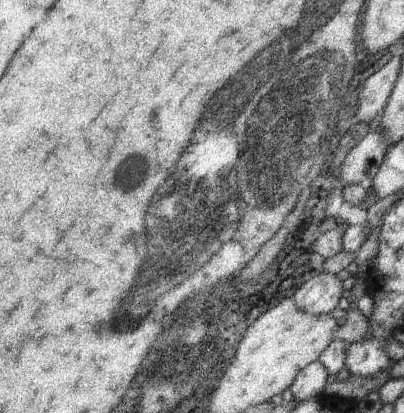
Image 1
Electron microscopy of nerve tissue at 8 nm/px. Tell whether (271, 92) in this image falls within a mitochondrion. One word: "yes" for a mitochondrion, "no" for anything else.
yes

